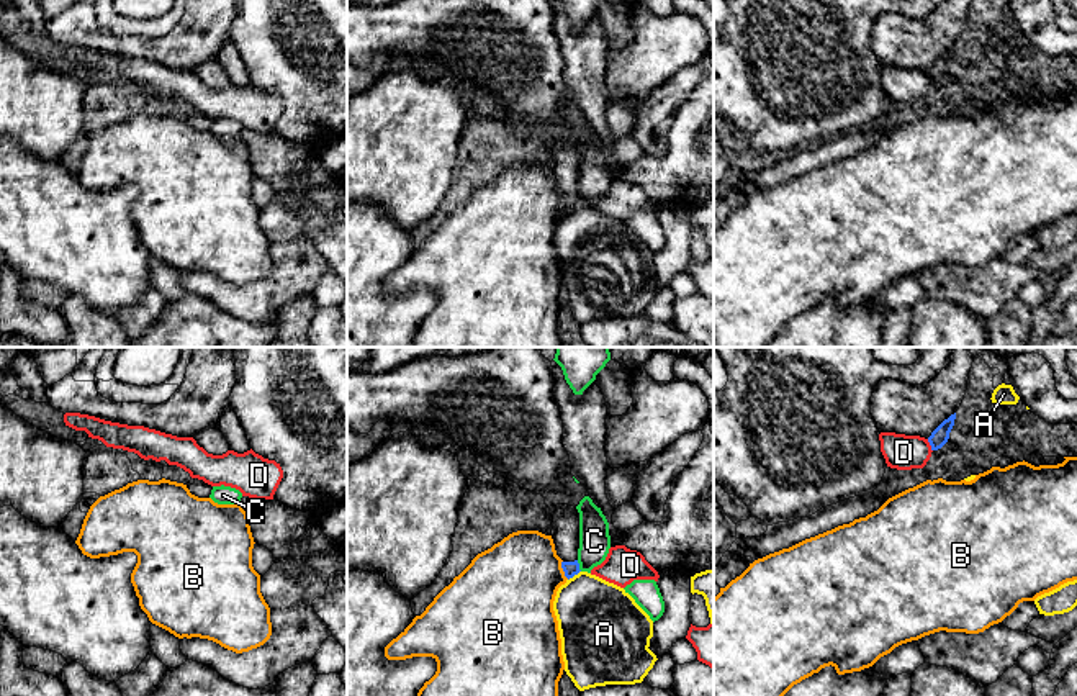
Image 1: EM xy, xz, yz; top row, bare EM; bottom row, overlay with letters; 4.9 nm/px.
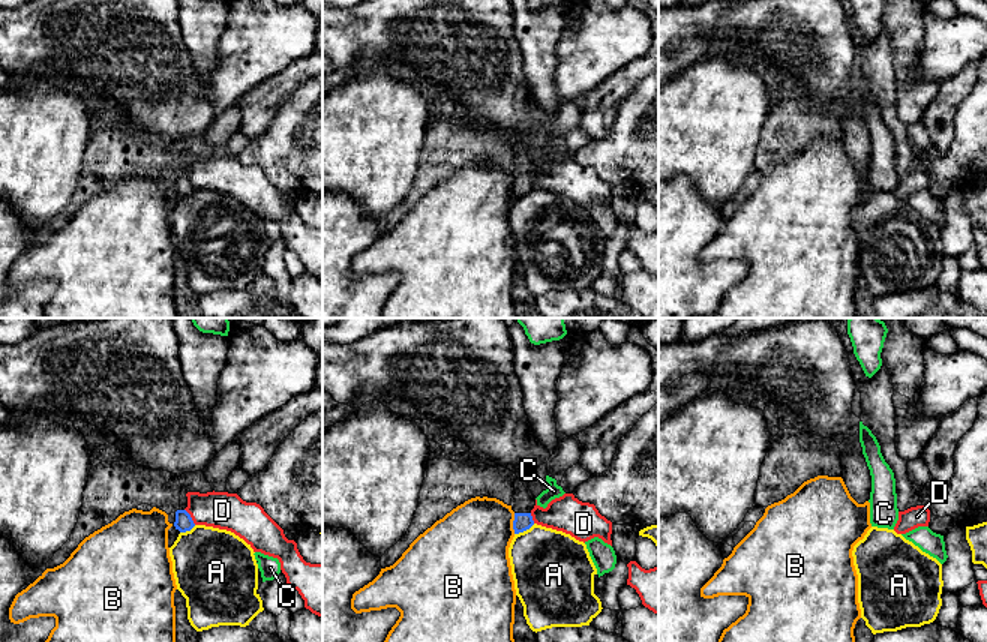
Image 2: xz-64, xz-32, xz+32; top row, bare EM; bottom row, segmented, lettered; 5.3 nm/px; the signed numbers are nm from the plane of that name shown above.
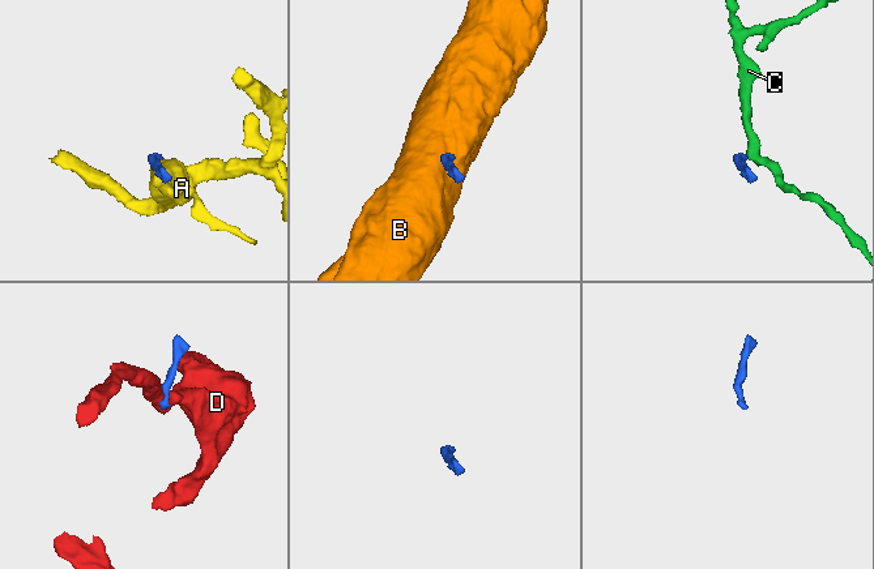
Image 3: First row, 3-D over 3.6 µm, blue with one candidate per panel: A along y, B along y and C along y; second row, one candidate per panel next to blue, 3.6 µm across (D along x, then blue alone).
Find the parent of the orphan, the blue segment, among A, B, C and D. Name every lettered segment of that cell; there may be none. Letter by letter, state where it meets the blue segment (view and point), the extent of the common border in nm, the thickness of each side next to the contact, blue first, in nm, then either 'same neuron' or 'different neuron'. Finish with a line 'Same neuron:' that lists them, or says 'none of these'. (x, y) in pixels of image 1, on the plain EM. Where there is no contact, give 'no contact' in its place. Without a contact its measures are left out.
A: xz (573, 208) | 80 nm | 70/380 nm | different neuron
B: xz (563, 203) | 100 nm | 70/420 nm | different neuron
C: xz (578, 198) | 60 nm | 70/160 nm | different neuron
D: yz (930, 77) | 70 nm | 90/180 nm | different neuron
Same neuron: none of these

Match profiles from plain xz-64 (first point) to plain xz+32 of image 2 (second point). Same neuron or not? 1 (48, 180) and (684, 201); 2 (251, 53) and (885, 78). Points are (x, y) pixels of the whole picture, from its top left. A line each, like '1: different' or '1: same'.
1: different
2: different

